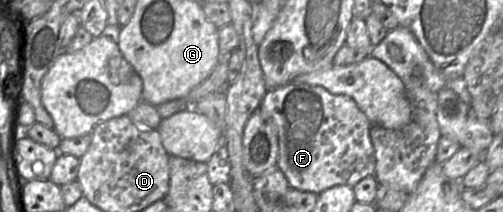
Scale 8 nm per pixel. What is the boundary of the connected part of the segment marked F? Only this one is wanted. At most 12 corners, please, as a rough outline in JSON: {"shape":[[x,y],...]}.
{"shape":[[320,85],[268,90],[277,167],[319,195],[374,175],[372,124]]}

